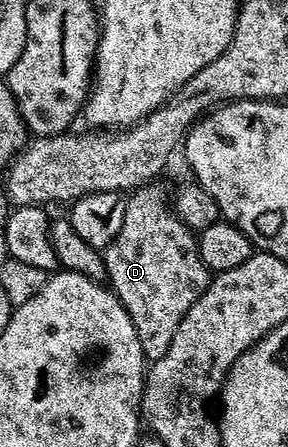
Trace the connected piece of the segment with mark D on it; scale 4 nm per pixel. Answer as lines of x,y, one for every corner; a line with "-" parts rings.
151,183
141,189
133,190
125,198
126,210
124,223
115,235
111,245
104,250
106,275
109,288
119,303
126,308
132,319
132,327
136,327
136,335
140,339
143,358
153,363
168,355
168,346
172,343
172,335
176,335
176,327
180,327
180,319
188,315
188,307
200,299
200,295
210,285
212,274
204,267
198,250
198,239
195,230
190,229
176,216
168,204
168,197

